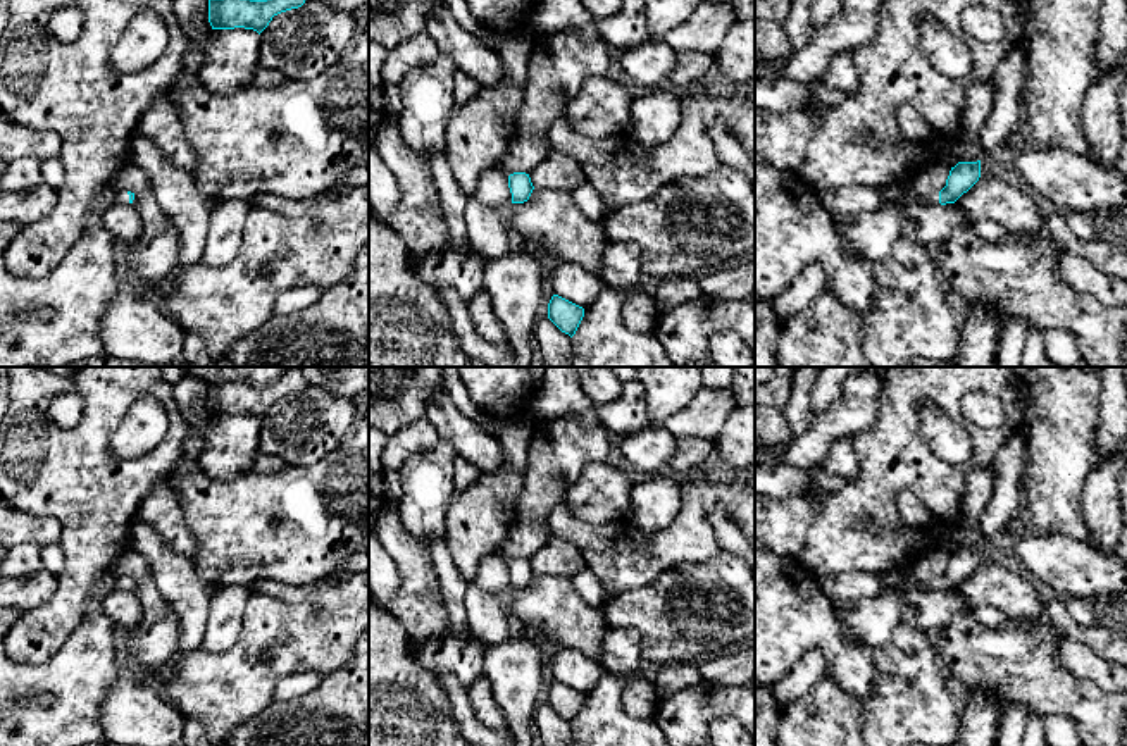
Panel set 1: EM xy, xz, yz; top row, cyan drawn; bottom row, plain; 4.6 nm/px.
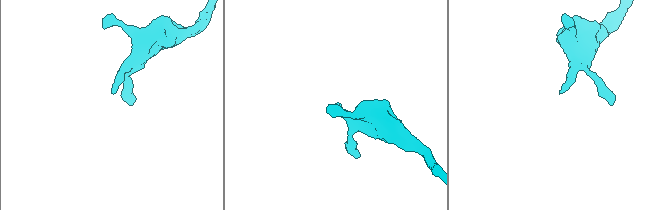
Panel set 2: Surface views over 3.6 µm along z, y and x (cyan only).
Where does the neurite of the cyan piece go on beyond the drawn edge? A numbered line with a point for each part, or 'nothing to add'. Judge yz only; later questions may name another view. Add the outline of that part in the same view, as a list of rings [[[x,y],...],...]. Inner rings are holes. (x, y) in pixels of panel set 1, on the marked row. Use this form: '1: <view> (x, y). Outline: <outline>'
1: yz (871, 236). Outline: [[[908,190],[900,203],[884,203],[855,221],[837,221],[843,248],[881,265],[887,260],[894,241],[901,238],[903,208],[910,203],[939,205],[939,193],[924,200]]]

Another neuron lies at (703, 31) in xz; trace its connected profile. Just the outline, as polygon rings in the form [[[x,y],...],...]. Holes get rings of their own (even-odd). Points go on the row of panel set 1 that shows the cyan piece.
[[[701,2],[686,22],[667,31],[662,38],[676,55],[689,52],[715,53],[734,22],[736,14],[732,2]]]

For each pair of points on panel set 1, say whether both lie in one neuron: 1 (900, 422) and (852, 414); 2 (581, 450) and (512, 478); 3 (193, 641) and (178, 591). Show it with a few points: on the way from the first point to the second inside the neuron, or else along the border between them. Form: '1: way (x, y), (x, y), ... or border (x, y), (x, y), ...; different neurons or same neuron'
1: border (883, 385), (877, 400), (877, 419), (855, 440); different neurons
2: border (533, 433), (528, 443), (524, 483), (514, 512); different neurons
3: way (192, 629), (190, 603); same neuron

